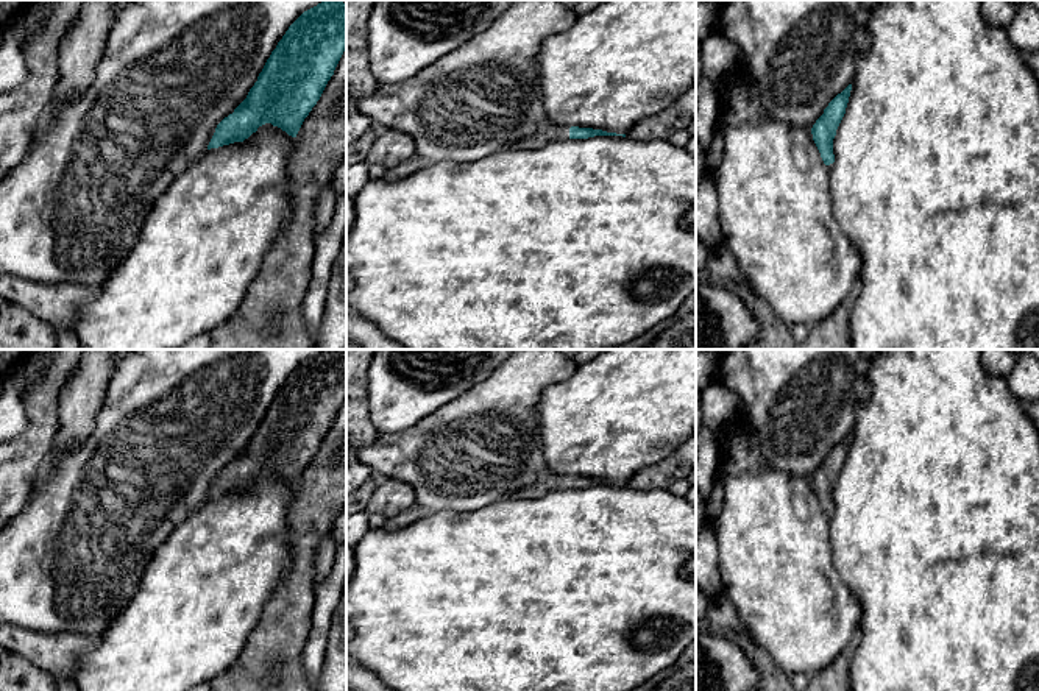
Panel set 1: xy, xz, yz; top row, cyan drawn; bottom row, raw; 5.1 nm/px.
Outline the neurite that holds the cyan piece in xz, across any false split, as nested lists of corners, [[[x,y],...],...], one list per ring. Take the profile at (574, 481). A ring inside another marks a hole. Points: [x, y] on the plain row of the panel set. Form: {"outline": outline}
{"outline": [[[546,473],[535,484],[512,493],[509,498],[510,499],[540,499],[554,490],[588,488],[594,485],[626,487],[626,484],[607,482],[602,479]]]}

